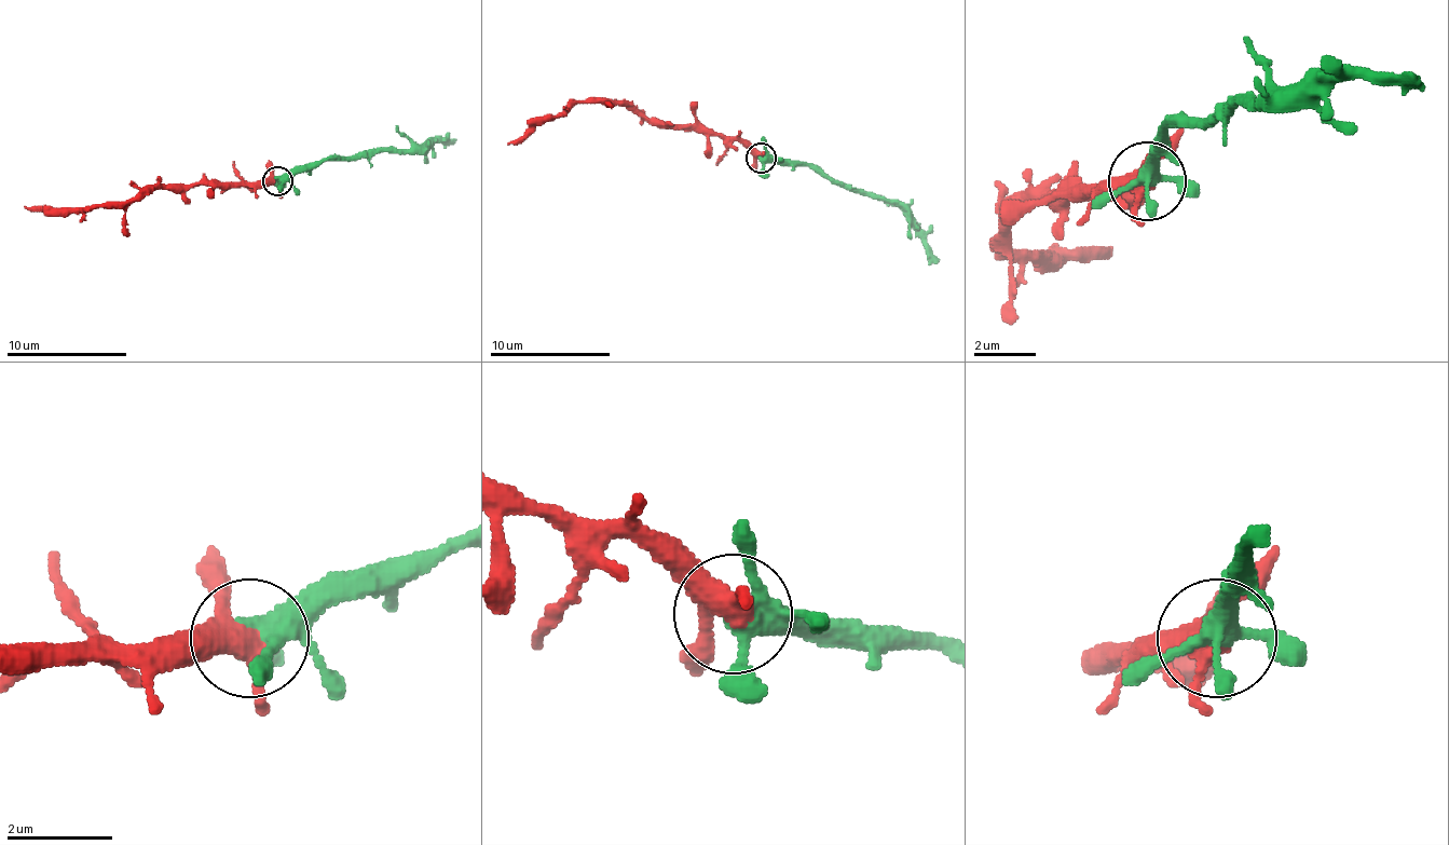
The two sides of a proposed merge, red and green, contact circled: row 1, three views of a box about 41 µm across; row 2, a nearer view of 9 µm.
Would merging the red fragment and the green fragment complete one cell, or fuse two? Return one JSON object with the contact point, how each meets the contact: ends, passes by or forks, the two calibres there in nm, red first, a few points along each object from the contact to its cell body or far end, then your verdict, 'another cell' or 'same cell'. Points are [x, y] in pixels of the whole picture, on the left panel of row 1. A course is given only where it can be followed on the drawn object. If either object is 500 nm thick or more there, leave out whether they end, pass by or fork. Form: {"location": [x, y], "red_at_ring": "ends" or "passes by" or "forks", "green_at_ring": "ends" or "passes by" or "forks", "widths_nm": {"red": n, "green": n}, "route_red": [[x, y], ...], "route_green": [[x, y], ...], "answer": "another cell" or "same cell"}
{"location": [277, 181], "red_at_ring": "forks", "green_at_ring": "forks", "widths_nm": {"red": 340, "green": 280}, "route_red": [[277, 180], [154, 186], [133, 198], [85, 207], [25, 207]], "route_green": [[277, 180], [376, 150], [406, 150], [433, 141], [448, 144]], "answer": "same cell"}

